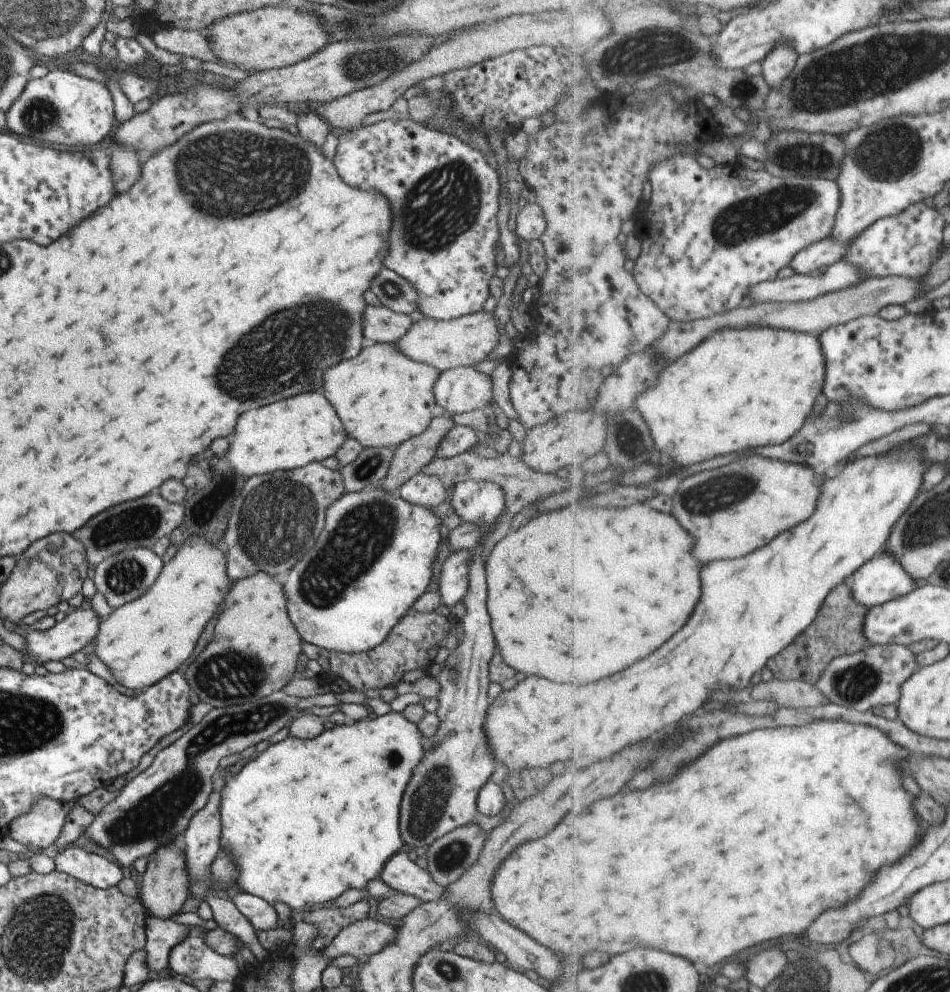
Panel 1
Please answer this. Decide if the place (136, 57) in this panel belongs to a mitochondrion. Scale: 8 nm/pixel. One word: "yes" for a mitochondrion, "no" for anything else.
no

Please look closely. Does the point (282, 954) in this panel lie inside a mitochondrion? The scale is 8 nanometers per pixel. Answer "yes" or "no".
no

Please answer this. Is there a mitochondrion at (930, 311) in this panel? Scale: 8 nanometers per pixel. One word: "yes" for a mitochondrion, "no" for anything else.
no

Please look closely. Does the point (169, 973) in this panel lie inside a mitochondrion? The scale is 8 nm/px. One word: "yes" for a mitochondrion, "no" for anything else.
no

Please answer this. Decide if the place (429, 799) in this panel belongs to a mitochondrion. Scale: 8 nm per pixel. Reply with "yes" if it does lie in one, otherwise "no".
yes

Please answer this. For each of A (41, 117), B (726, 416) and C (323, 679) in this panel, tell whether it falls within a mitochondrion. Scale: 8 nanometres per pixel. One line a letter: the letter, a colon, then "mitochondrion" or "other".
A: mitochondrion
B: other
C: other

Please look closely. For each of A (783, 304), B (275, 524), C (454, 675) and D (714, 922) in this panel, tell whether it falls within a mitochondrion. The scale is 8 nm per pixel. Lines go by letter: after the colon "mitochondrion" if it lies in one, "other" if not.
A: other
B: mitochondrion
C: mitochondrion
D: other

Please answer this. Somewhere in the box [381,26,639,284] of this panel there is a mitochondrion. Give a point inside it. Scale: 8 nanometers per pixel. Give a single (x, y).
(444, 204)

